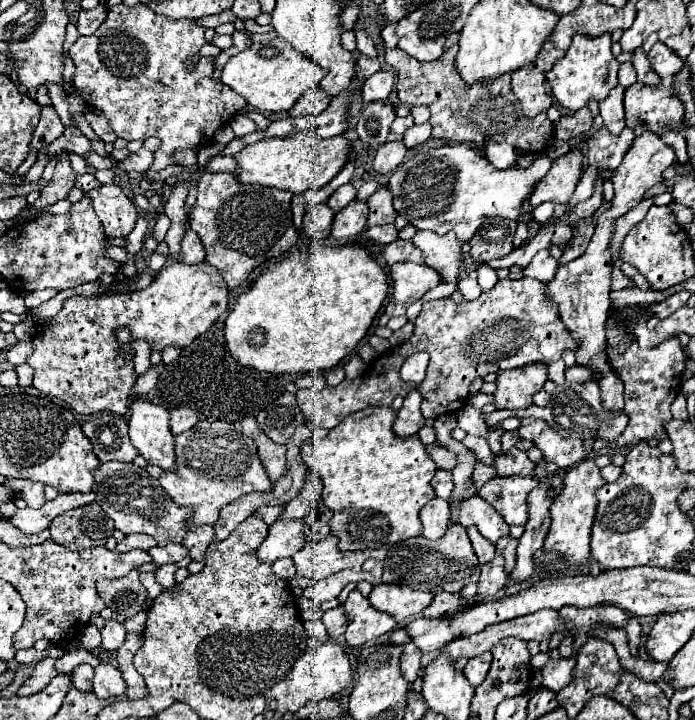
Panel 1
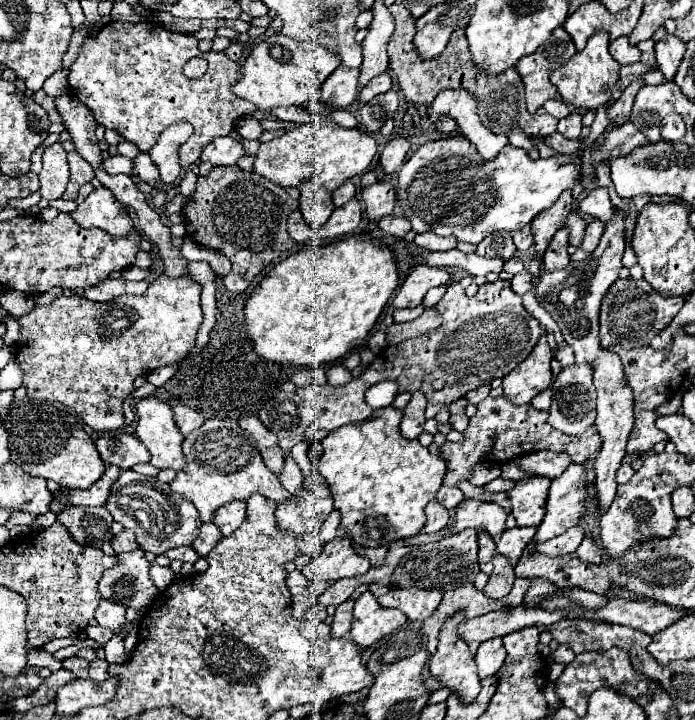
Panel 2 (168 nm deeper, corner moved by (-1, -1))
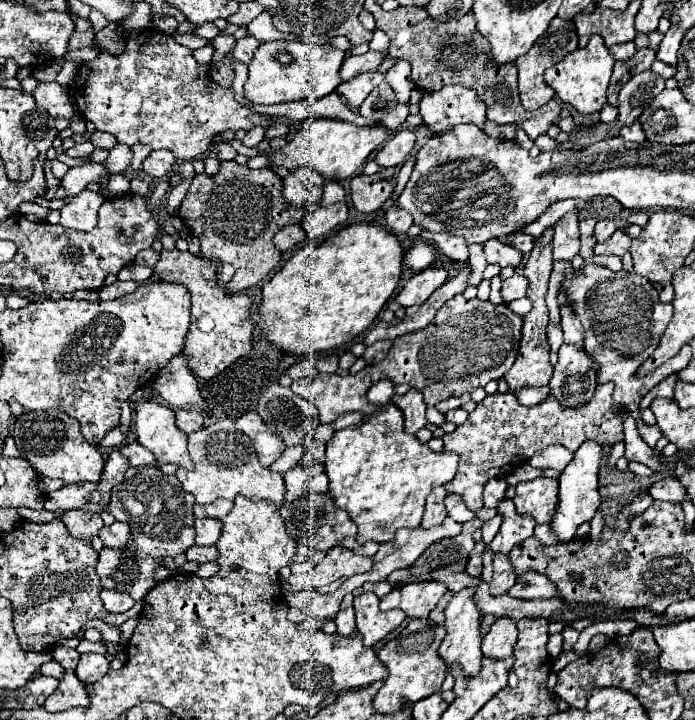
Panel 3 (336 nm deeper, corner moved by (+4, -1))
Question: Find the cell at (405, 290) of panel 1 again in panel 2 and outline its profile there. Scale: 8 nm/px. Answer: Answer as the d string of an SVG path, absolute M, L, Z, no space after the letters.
M416 265L412 267L412 271L408 273L408 277L404 279L404 283L400 285L392 305L396 309L404 309L404 307L416 307L422 303L426 291L430 287L436 285L446 285L450 281L450 275L446 269L434 269L434 267L424 267L424 265Z

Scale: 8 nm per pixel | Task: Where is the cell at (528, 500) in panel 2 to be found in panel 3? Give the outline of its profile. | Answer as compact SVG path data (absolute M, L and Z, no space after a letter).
M539 477L519 483L513 501L521 515L529 513L537 523L549 523L555 517L555 507L559 503L559 481Z

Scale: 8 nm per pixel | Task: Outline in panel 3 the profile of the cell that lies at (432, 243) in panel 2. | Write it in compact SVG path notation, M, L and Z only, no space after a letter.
M423 231L421 239L427 243L435 243L447 257L451 257L453 261L465 263L469 257L469 249L463 237L455 237L449 233L431 233L431 231Z

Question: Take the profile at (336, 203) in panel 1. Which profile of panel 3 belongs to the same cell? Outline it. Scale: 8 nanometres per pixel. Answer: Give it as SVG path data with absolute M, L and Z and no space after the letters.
M325 181L325 187L323 187L323 197L319 201L319 205L333 205L337 201L343 201L345 199L345 191L343 187L337 183L337 181Z

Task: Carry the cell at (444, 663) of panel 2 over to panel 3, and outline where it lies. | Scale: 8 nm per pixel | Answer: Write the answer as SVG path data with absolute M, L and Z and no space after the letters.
M467 587L459 593L455 593L449 601L449 605L445 607L445 627L447 627L447 635L439 647L439 655L451 663L451 661L457 661L463 671L467 675L477 675L479 669L481 669L481 659L483 659L483 653L481 653L481 617L483 613L479 611L479 607L475 607L475 589Z

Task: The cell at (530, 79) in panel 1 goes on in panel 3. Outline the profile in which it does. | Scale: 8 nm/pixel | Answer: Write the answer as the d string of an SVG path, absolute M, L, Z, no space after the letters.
M555 17L547 31L537 39L537 43L533 45L533 49L519 57L515 61L517 69L519 69L519 95L521 95L521 105L527 109L527 111L535 111L539 107L543 107L547 101L551 101L555 97L555 91L543 81L543 75L549 67L553 67L555 63L559 63L565 55L569 55L571 51L577 49L577 31L575 31L575 23L569 19L559 19Z

